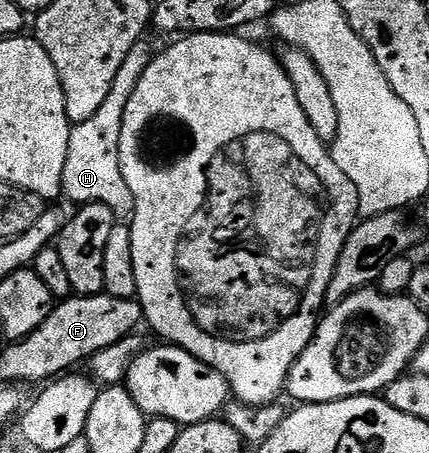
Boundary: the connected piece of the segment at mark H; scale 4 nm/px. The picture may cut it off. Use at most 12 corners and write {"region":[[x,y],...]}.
{"region":[[129,50],[101,110],[72,134],[62,195],[132,215],[121,176],[125,106],[153,59]]}

